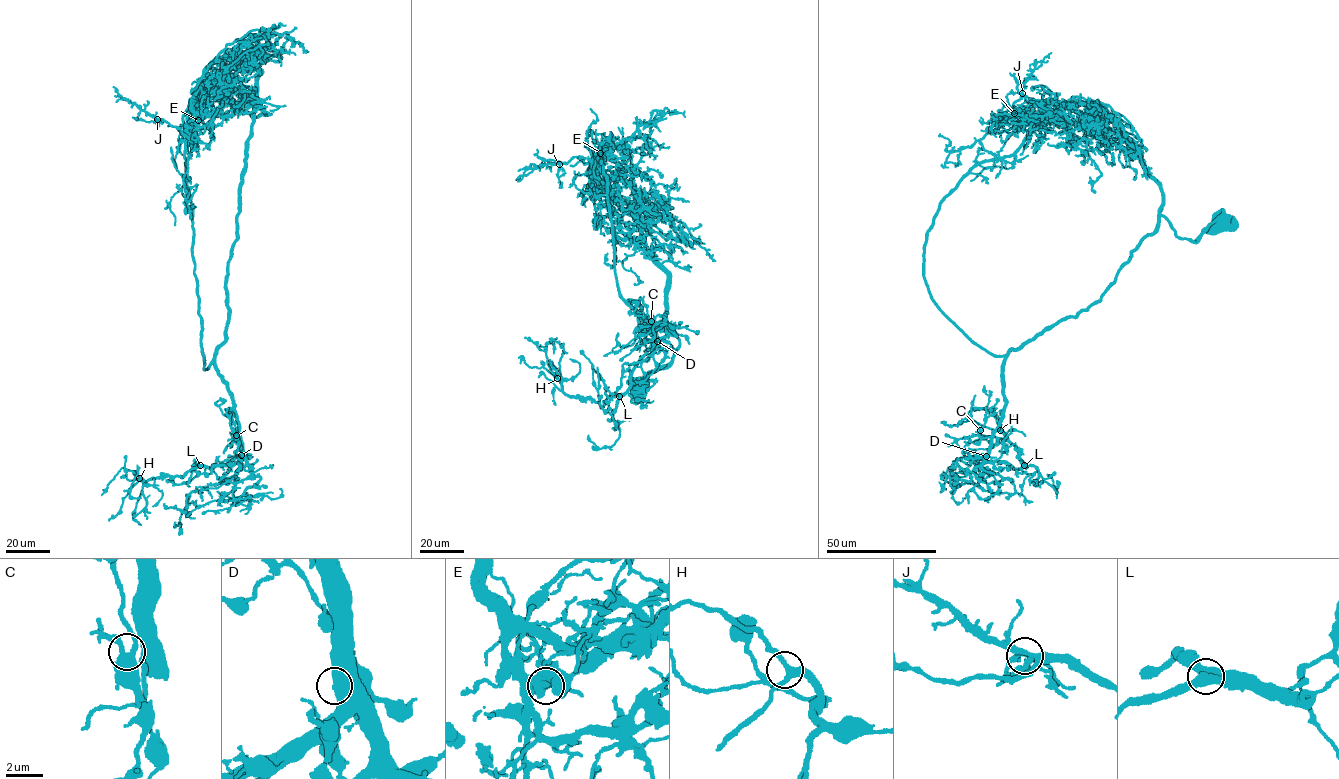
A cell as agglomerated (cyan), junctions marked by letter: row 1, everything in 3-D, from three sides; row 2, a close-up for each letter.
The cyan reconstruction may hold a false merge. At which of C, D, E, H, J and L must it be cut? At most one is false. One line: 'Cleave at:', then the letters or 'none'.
Cleave at: D

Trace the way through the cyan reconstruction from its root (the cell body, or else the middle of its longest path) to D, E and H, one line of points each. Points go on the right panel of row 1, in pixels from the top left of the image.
D: (1221, 226), (1194, 242), (1160, 216), (1101, 300), (1009, 351), (1003, 415), (986, 456)
E: (1221, 226), (1206, 228), (1194, 242), (1177, 236), (1160, 213), (1161, 183), (1114, 131), (1014, 113)
H: (1221, 226), (1194, 242), (1160, 216), (1101, 300), (1009, 351), (1003, 415), (984, 459), (1026, 467), (1000, 430)

